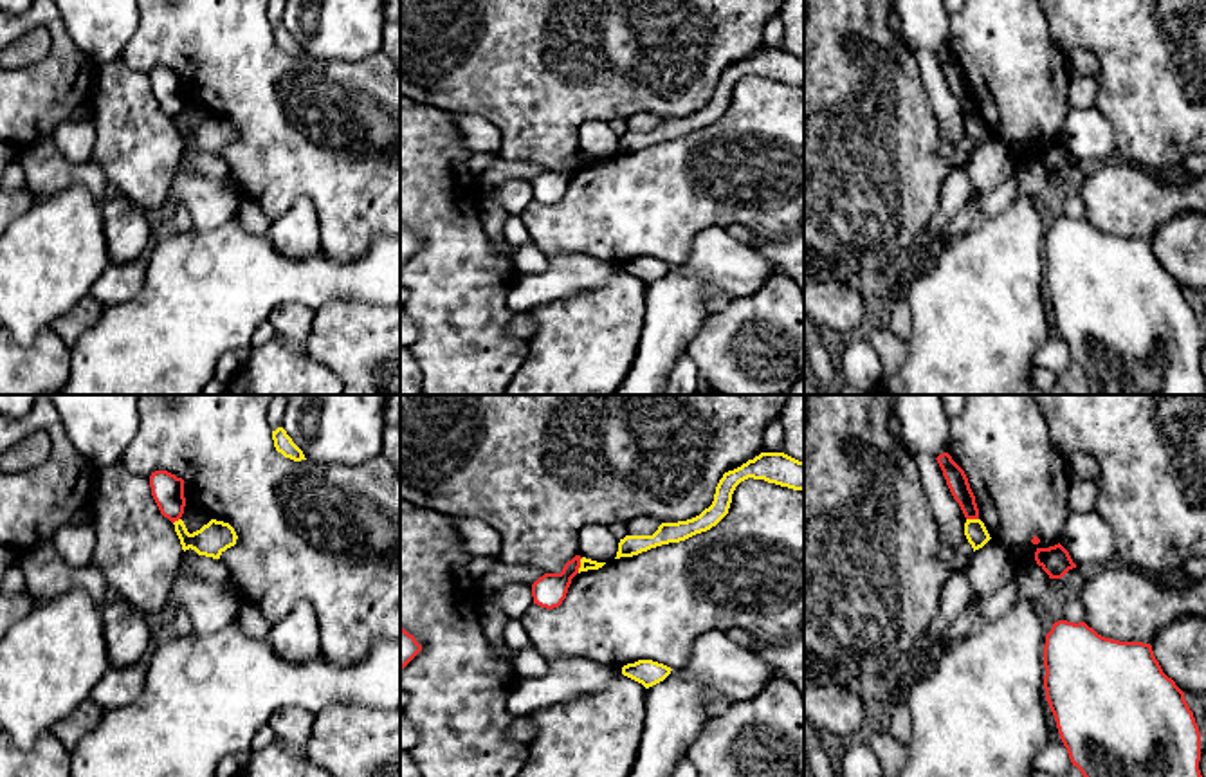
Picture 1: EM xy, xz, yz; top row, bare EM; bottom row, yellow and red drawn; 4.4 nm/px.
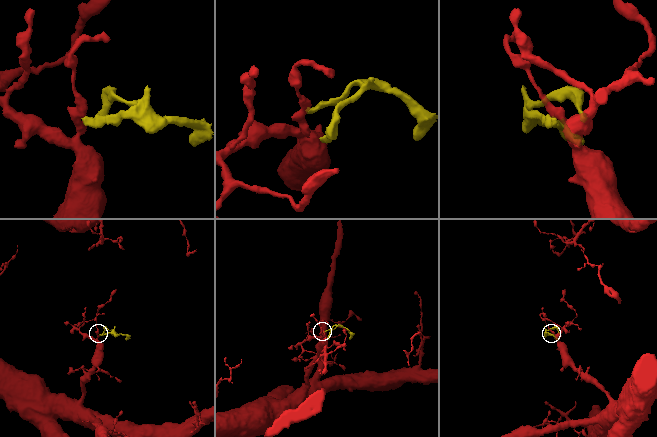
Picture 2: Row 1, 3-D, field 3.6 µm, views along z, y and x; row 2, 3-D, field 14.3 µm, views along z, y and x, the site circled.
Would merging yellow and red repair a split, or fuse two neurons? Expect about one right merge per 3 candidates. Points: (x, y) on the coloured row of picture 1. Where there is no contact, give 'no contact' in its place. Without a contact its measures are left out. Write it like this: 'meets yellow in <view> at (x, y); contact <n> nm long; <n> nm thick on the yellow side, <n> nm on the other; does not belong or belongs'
meets yellow in xz at (581, 565); contact 80 nm long; 50 nm thick on the yellow side, 150 nm on the other; does not belong

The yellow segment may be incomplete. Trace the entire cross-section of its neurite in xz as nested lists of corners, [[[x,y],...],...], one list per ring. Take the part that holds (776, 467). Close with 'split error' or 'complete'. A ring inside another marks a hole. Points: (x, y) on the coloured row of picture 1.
[[[761,452],[754,460],[723,474],[716,487],[712,505],[699,516],[678,523],[662,523],[653,535],[626,535],[618,543],[615,559],[633,557],[651,548],[680,543],[710,530],[728,514],[735,487],[748,478],[804,490],[804,462],[784,452]]] | complete

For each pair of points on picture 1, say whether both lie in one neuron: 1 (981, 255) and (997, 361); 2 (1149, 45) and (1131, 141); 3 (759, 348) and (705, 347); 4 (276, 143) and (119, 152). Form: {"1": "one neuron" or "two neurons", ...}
{"1": "one neuron", "2": "one neuron", "3": "one neuron", "4": "two neurons"}

